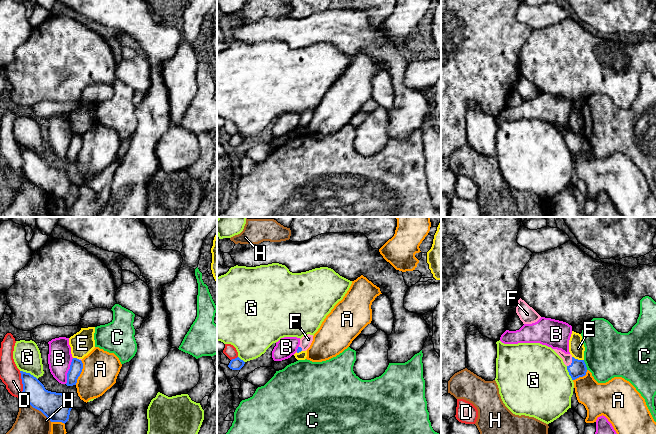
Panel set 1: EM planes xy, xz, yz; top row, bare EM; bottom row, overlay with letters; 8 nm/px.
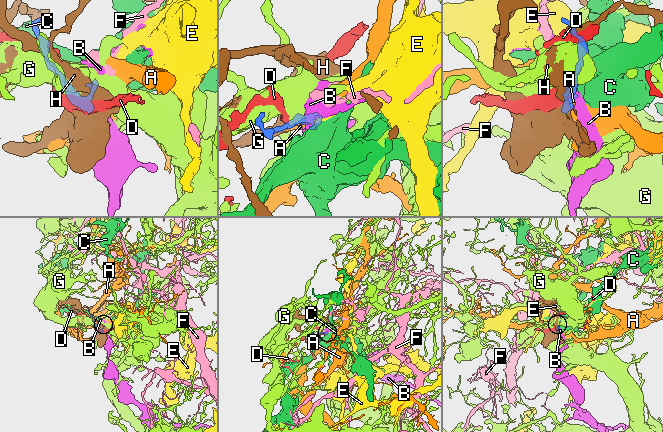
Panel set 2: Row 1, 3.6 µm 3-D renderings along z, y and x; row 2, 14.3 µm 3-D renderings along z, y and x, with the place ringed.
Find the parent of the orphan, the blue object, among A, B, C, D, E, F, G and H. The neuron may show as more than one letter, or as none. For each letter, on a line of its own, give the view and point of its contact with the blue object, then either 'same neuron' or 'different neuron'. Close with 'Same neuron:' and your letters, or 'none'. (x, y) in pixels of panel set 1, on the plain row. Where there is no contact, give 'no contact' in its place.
A: xy (81, 147) | different neuron
B: xy (68, 147) | different neuron
C: yz (585, 141) | different neuron
D: xy (22, 159) | different neuron
E: yz (577, 135) | different neuron
F: yz (572, 138) | same neuron
G: xy (29, 149) | different neuron
H: xy (37, 185) | different neuron
Same neuron: F

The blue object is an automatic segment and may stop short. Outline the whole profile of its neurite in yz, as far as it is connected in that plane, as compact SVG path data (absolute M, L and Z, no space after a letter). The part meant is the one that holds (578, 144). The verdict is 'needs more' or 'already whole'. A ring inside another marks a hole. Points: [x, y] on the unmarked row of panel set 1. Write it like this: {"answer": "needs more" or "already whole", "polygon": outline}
{"answer": "needs more", "polygon": "M553 126L563 135L572 156L586 151L587 143L584 136L575 135L571 130L565 130L561 126Z"}

